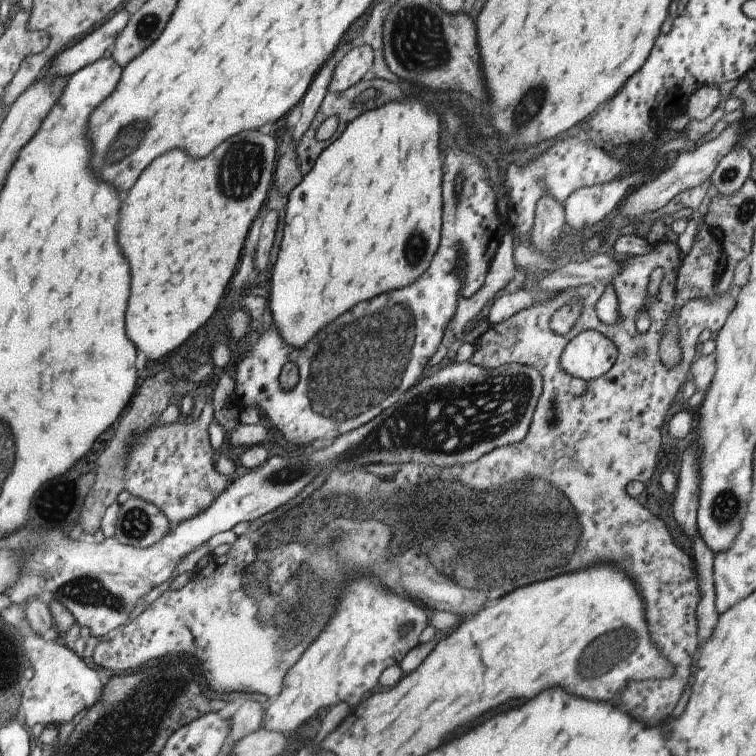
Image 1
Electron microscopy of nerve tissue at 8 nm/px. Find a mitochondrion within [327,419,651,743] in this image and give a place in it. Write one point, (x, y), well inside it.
(596, 659)

